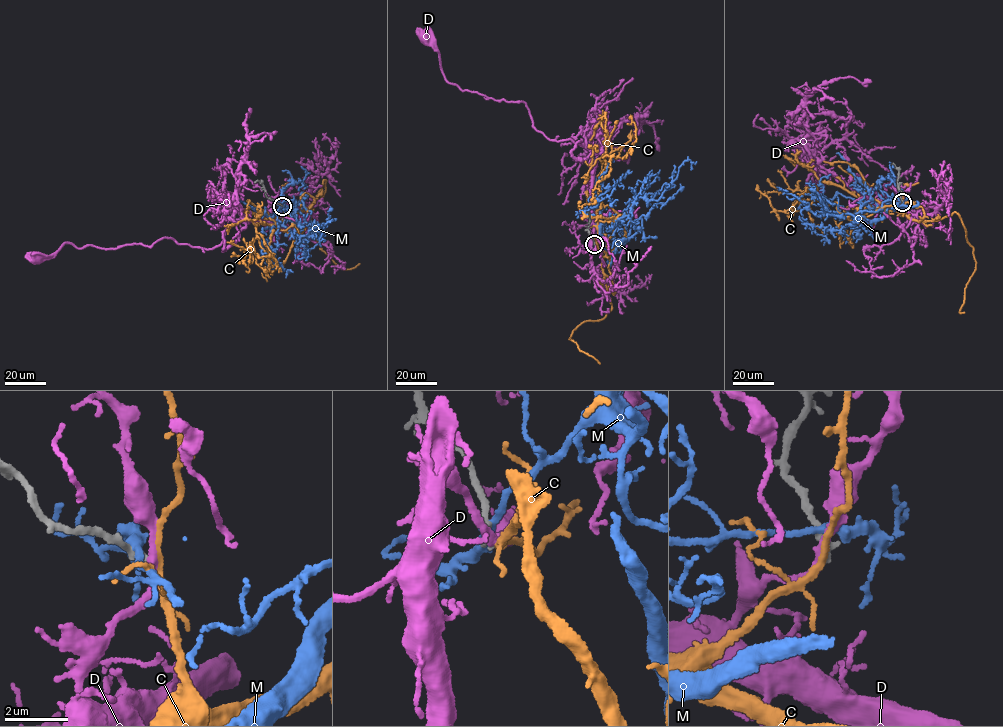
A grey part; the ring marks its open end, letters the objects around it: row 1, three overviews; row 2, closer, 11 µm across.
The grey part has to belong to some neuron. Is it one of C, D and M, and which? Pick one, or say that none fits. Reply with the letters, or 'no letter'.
C

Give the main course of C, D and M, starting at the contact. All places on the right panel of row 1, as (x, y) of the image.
C: (901, 202), (896, 210), (911, 219), (937, 221), (955, 211), (961, 219), (976, 263), (959, 312), (964, 312)
D: (902, 201), (867, 201), (821, 170), (809, 182), (821, 165), (804, 154), (824, 134), (795, 120)
M: (901, 200), (891, 200), (885, 212), (851, 217), (829, 211), (819, 217), (778, 189), (787, 191)

